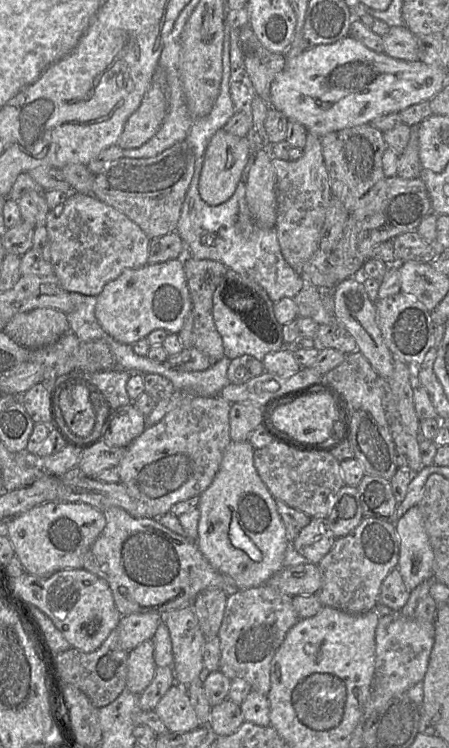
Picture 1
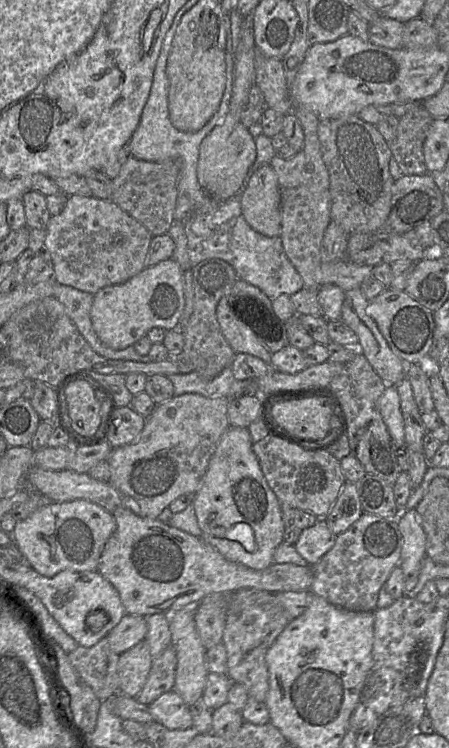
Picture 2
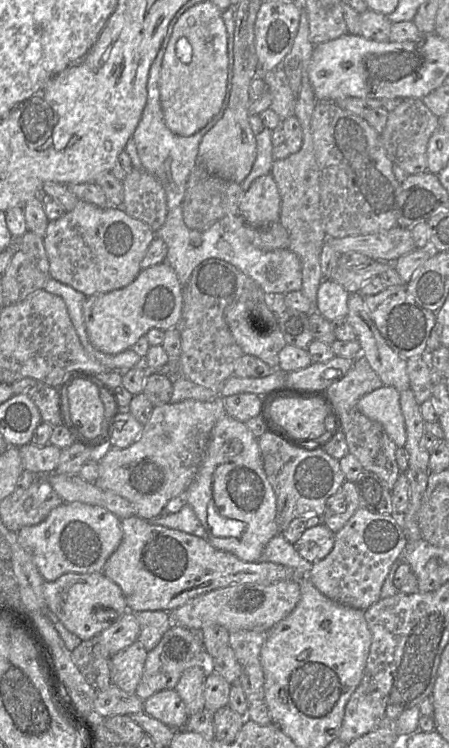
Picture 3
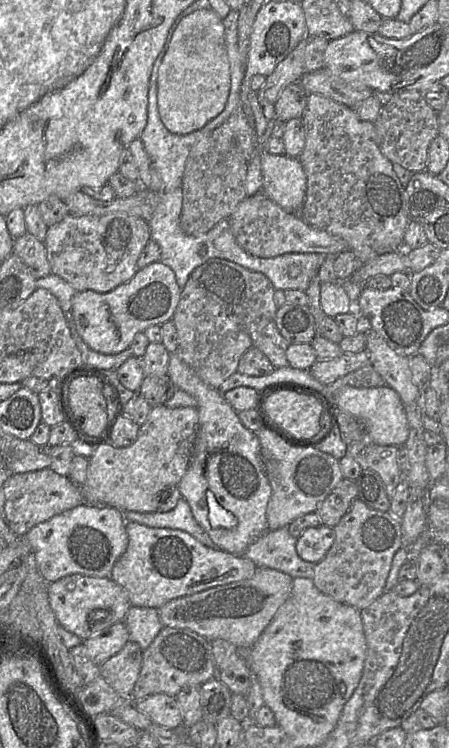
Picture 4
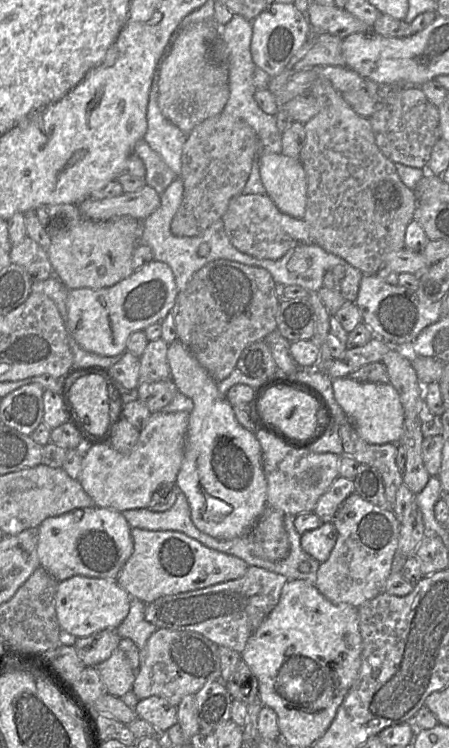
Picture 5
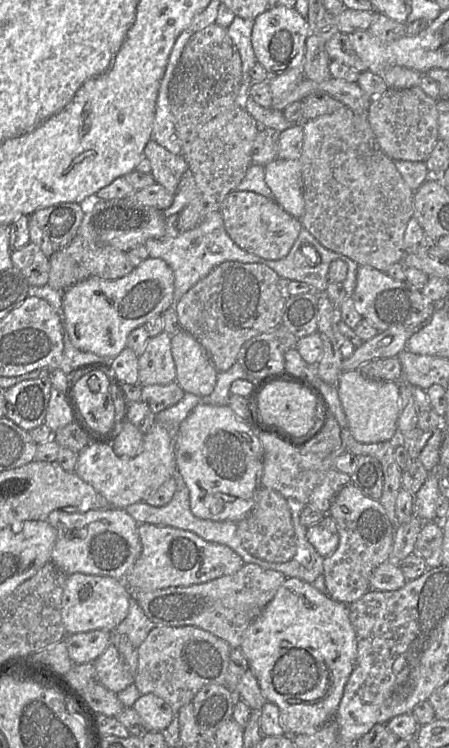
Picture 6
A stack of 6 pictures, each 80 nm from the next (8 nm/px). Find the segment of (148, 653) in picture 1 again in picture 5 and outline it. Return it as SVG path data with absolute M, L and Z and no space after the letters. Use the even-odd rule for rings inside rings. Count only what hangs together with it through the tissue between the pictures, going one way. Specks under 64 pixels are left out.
M121 638L110 657L96 666L107 693L122 697L132 686L139 667L139 648L129 638Z

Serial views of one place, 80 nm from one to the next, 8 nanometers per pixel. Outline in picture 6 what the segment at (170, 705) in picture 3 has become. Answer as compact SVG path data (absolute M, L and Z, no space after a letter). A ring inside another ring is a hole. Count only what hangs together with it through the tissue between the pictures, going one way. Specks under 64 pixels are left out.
M154 694L141 695L132 708L142 719L147 732L163 732L176 715L169 704Z

